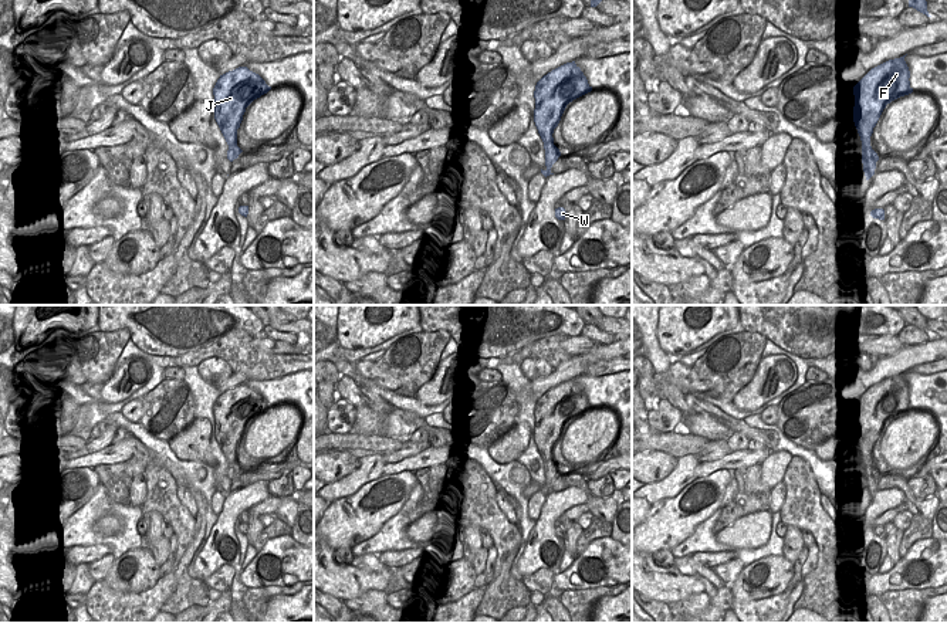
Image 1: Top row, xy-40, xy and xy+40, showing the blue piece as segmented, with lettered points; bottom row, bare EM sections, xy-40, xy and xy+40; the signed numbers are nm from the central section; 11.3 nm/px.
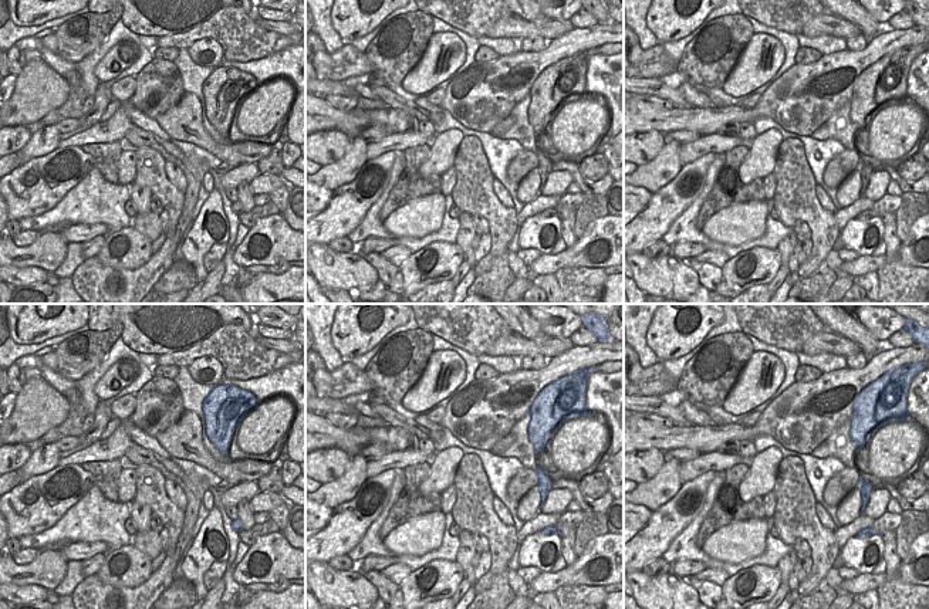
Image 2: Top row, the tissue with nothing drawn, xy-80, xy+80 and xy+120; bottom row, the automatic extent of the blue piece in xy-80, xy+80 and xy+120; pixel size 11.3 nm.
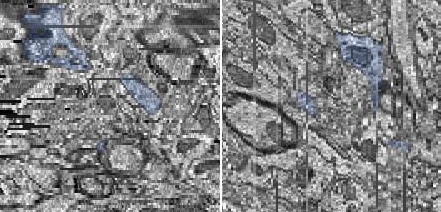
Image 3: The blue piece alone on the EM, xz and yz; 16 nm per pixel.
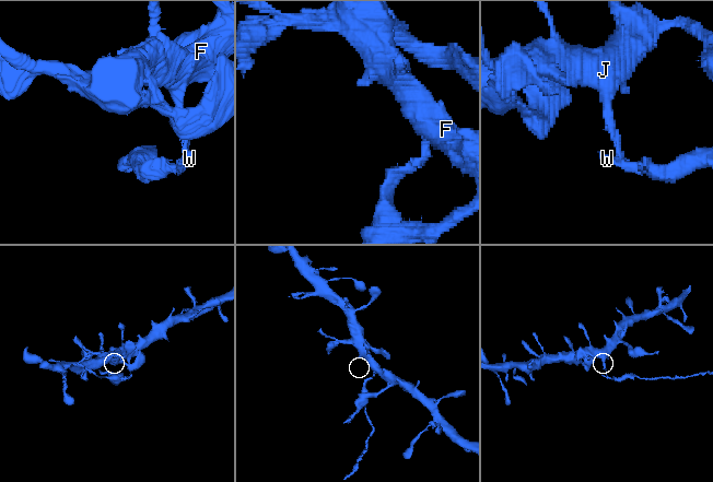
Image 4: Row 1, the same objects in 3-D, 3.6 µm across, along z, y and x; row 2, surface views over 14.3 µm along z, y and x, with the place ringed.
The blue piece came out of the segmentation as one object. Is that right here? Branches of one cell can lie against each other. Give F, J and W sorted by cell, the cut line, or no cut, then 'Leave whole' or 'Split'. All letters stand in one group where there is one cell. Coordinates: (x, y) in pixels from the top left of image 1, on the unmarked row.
Groups: F J / W. Split along xy (544, 457), (553, 461). Split.

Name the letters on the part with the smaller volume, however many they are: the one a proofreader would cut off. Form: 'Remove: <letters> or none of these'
Remove: W

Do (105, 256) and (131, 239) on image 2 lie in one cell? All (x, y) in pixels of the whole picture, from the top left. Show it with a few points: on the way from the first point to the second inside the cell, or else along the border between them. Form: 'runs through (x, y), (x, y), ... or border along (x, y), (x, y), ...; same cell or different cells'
runs through (114, 259), (120, 261), (131, 247); same cell

